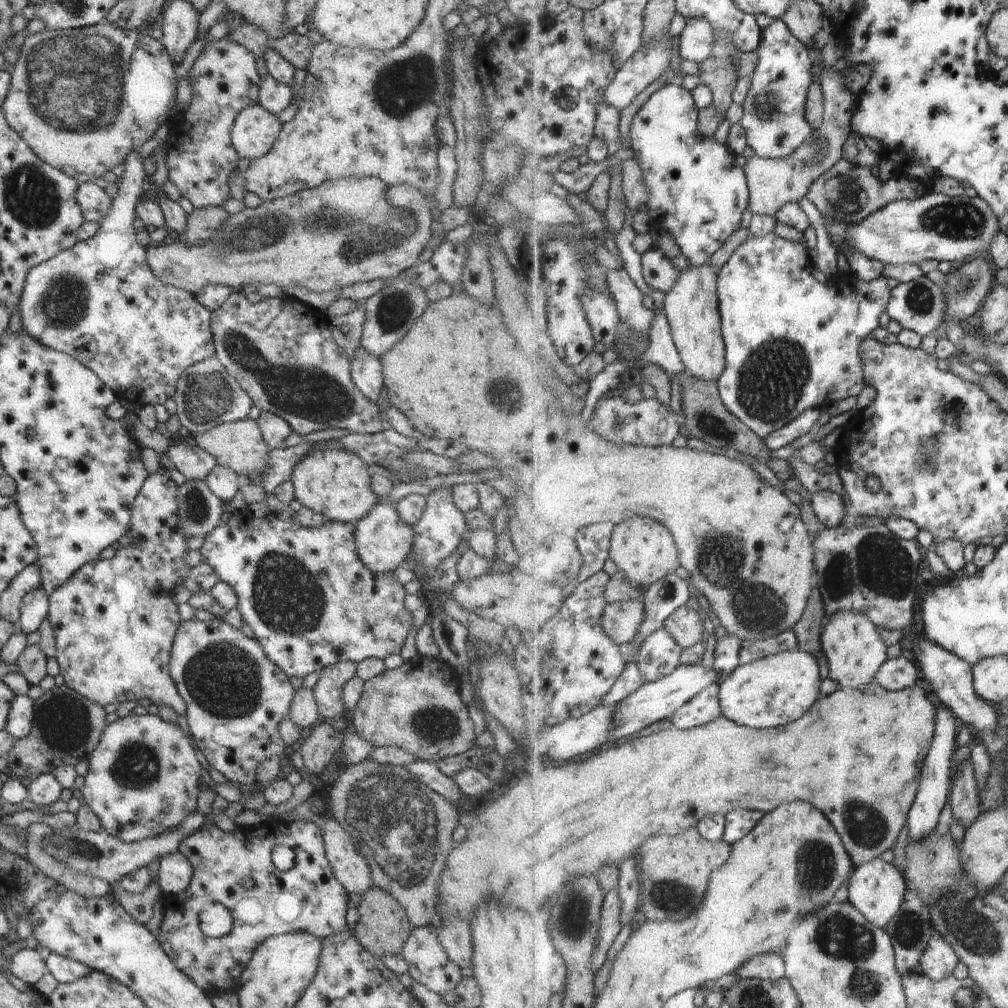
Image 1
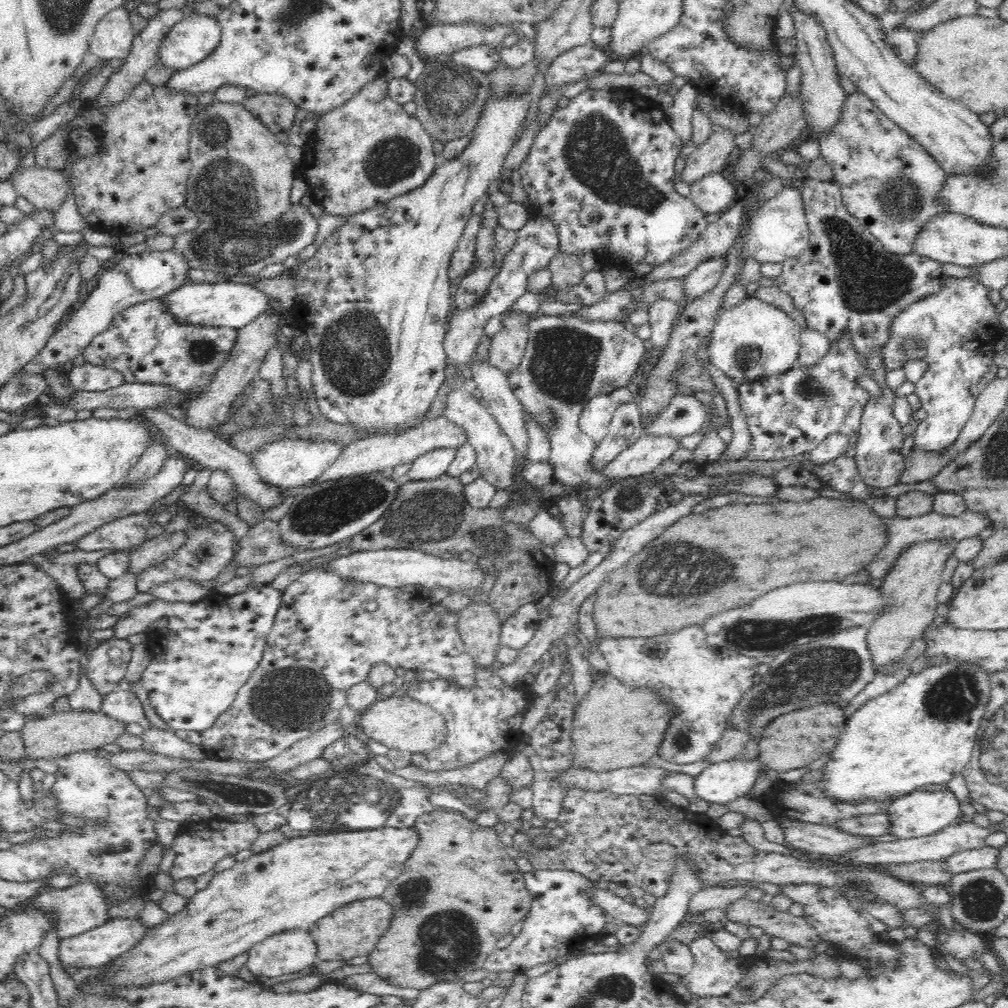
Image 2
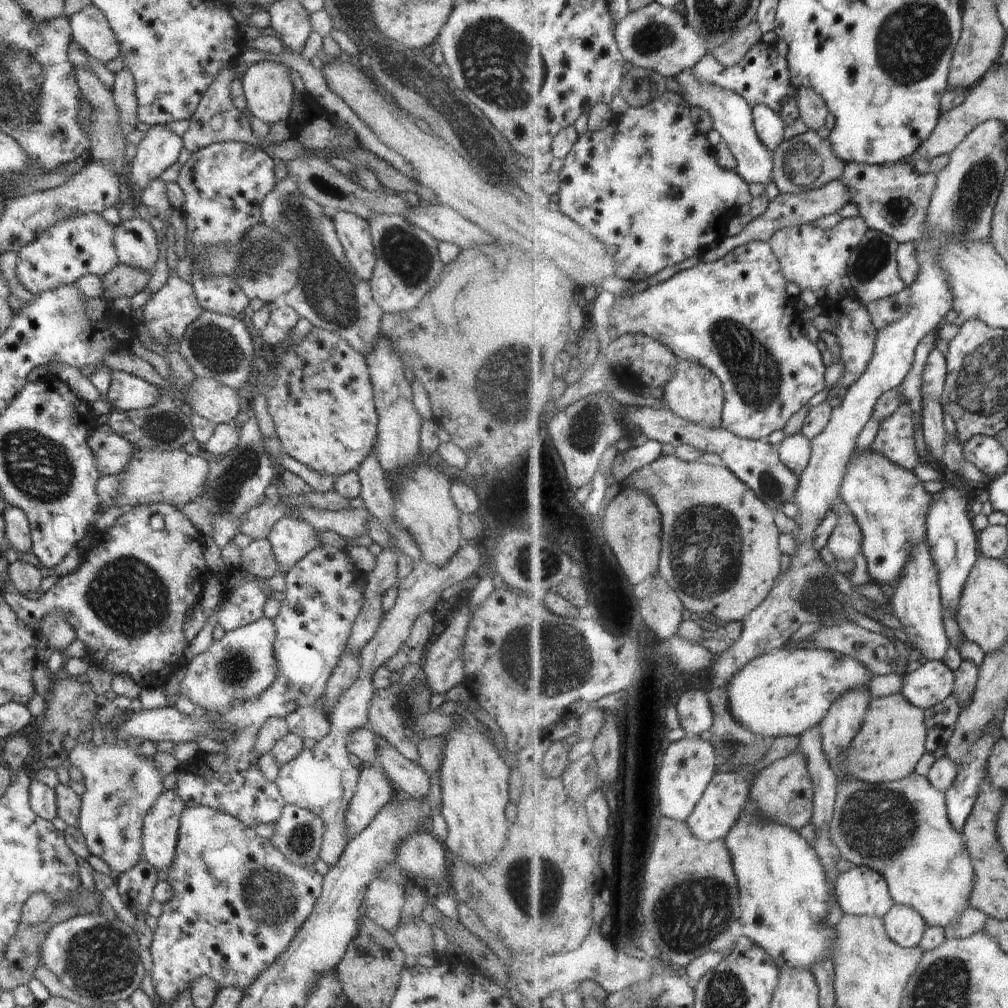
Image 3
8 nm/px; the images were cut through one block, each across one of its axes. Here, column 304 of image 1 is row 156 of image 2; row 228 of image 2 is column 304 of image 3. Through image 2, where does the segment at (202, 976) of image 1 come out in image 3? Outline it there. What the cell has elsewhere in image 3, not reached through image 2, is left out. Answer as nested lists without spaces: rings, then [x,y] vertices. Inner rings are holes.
[[[203,806],[185,807],[179,818],[177,837],[175,857],[172,864],[166,870],[166,882],[174,890],[174,895],[170,900],[162,903],[162,914],[158,917],[158,927],[152,932],[153,943],[150,946],[153,960],[151,979],[157,995],[163,1002],[170,1003],[175,996],[178,996],[184,990],[188,990],[196,979],[204,975],[214,980],[219,988],[234,987],[245,992],[246,987],[250,986],[258,978],[258,975],[264,972],[274,962],[274,959],[289,947],[296,931],[299,930],[302,923],[311,915],[316,901],[322,892],[323,876],[313,866],[305,867],[304,865],[289,863],[270,840],[260,837],[252,827],[244,826],[233,816],[218,812],[216,809]]]

